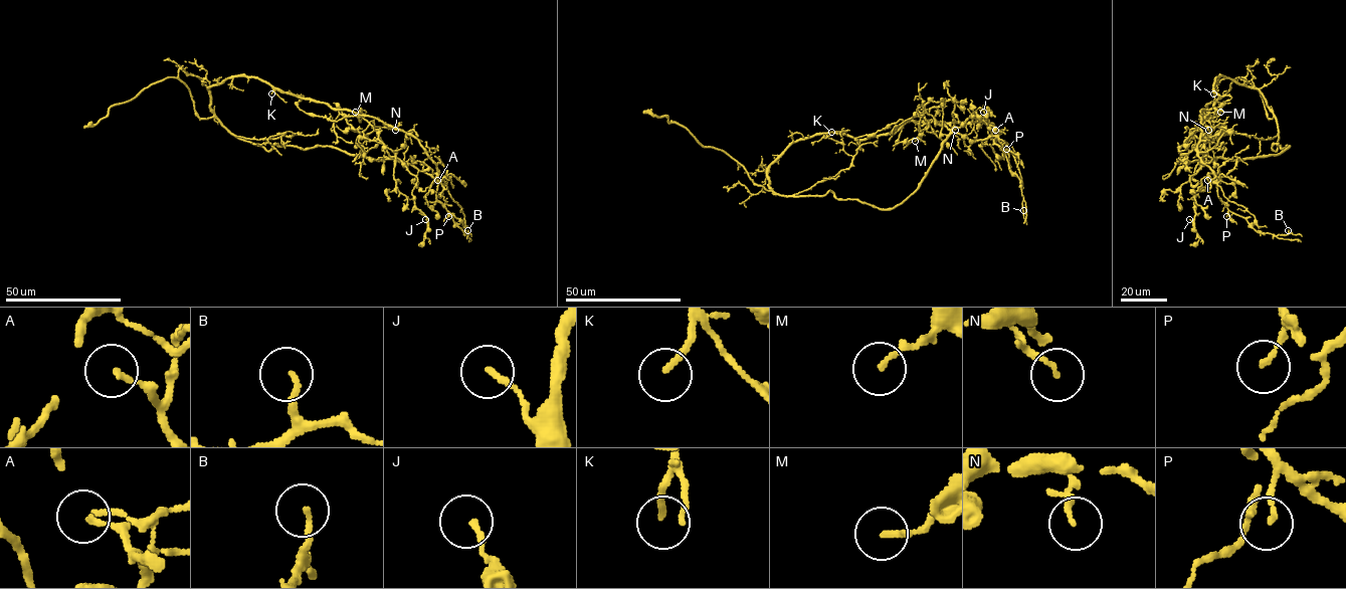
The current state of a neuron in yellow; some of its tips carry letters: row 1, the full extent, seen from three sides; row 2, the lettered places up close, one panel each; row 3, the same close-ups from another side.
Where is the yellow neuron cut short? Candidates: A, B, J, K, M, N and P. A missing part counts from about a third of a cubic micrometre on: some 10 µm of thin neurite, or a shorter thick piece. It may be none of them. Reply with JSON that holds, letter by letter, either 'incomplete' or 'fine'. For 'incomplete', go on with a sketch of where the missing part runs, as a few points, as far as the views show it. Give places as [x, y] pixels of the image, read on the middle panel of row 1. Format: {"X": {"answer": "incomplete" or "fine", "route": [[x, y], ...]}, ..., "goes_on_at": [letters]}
{"A": {"answer": "fine"}, "B": {"answer": "fine"}, "J": {"answer": "fine"}, "K": {"answer": "incomplete", "route": [[831, 132], [802, 116], [789, 113]]}, "M": {"answer": "fine"}, "N": {"answer": "fine"}, "P": {"answer": "fine"}, "goes_on_at": ["K"]}

